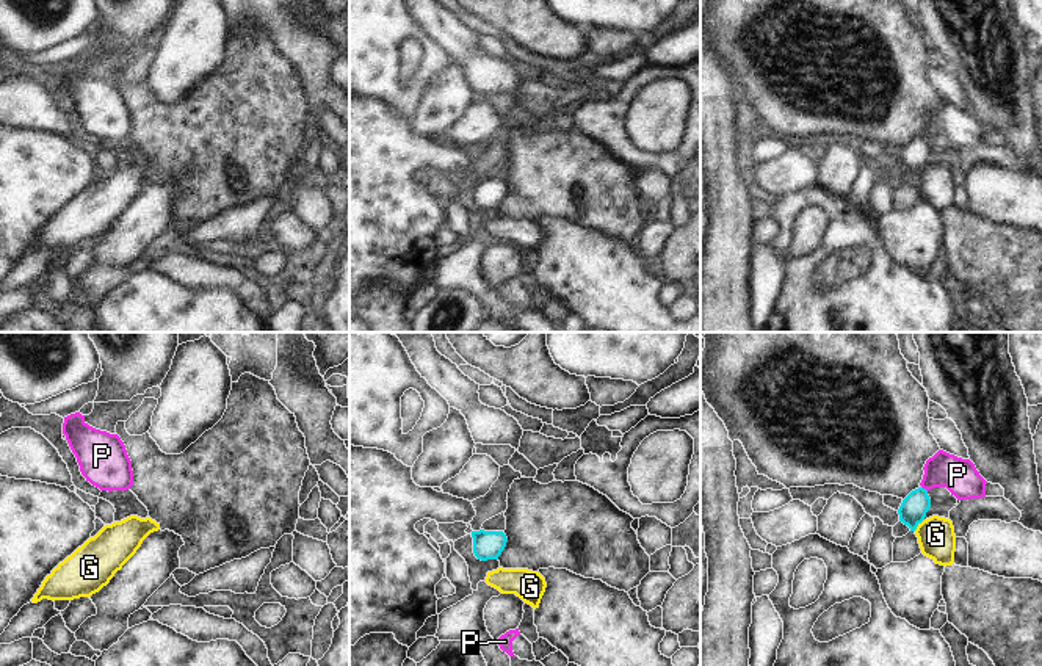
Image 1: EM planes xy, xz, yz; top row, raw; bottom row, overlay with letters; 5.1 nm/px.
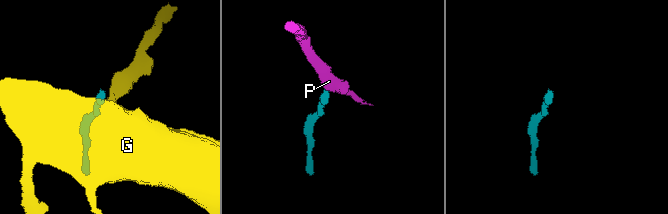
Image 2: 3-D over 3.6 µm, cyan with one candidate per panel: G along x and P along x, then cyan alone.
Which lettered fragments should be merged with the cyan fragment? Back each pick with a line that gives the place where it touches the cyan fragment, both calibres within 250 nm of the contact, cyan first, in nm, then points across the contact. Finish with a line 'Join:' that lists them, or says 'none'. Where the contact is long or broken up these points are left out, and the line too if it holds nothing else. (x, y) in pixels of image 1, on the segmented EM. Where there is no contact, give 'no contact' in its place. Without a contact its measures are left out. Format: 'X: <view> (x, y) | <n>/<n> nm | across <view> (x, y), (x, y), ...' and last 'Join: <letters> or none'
P: yz (925, 489) | 140/180 nm | across yz (912, 511), (925, 489), (939, 475), (958, 475)
Join: P

